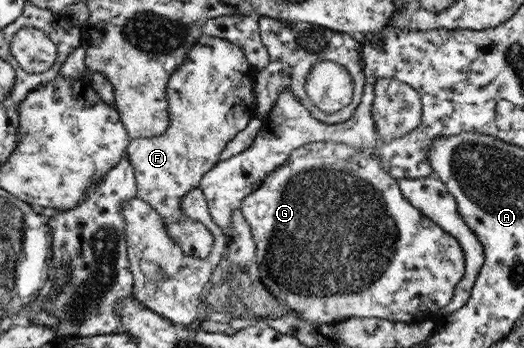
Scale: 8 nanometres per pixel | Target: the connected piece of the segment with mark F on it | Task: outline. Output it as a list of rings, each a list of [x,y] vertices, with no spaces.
[[[201,35],[197,45],[191,50],[183,65],[176,69],[167,84],[167,101],[170,110],[170,124],[166,132],[154,137],[131,139],[126,153],[134,166],[135,181],[138,183],[136,198],[145,201],[152,209],[162,215],[166,229],[174,243],[184,255],[194,258],[206,258],[213,251],[215,237],[211,228],[182,212],[182,201],[188,192],[199,187],[203,176],[219,163],[224,147],[254,120],[258,113],[256,101],[256,75],[259,70],[251,67],[247,56],[234,43],[222,37]]]

